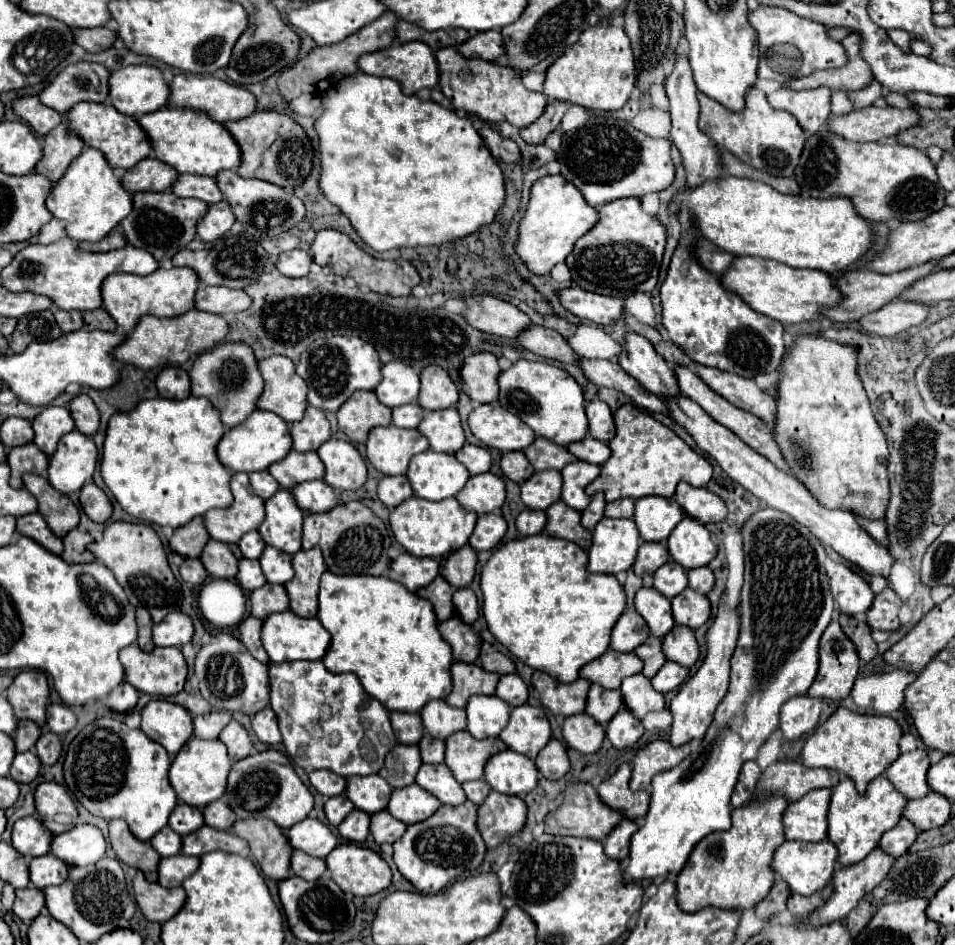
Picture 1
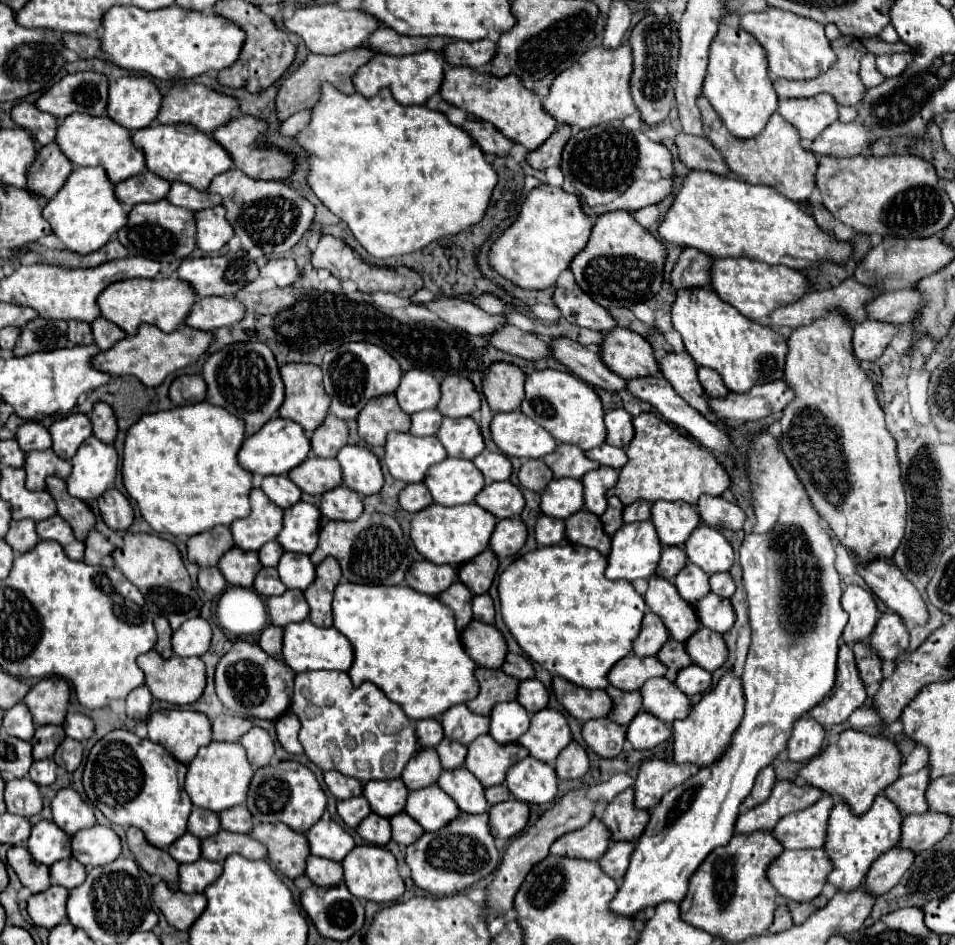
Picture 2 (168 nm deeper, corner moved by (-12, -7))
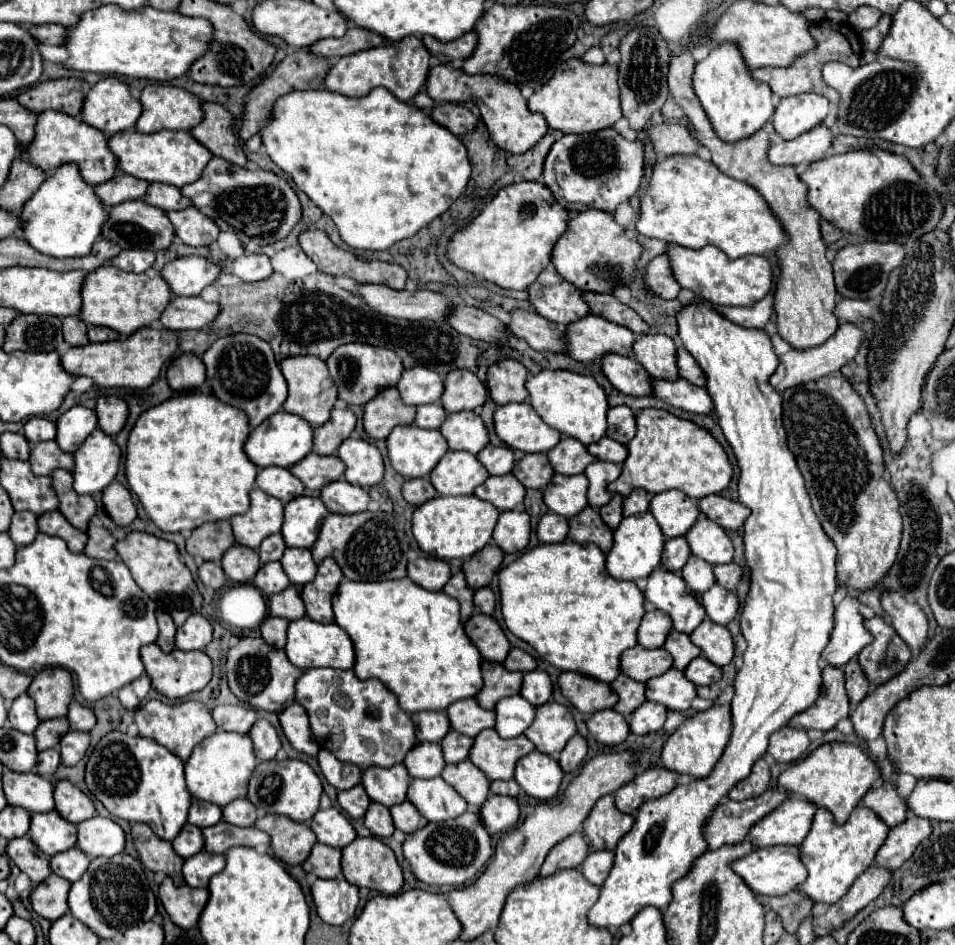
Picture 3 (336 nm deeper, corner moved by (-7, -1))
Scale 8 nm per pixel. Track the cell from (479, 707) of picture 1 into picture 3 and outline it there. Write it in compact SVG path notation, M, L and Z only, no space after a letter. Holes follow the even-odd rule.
M521 695L515 697L505 697L497 703L495 707L497 713L497 733L503 739L513 739L519 737L535 719L535 705L531 705L527 699Z

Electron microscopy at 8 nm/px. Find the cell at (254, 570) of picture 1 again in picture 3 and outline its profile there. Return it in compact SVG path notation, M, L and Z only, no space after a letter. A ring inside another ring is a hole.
M265 563L257 571L253 585L257 589L261 589L261 593L265 593L265 595L275 595L275 593L281 593L283 589L287 589L291 585L291 581L285 575L281 563Z

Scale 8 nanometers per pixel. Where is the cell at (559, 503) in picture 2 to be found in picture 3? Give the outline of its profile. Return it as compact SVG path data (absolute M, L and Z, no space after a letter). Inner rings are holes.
M555 475L551 483L543 491L545 505L567 519L573 515L579 515L589 503L587 503L587 477L585 475Z

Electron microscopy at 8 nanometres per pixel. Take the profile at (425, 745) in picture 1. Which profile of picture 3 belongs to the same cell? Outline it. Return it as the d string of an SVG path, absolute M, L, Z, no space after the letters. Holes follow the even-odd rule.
M449 731L447 737L441 741L441 745L443 745L443 755L447 763L461 763L469 757L473 737L467 737L459 731Z

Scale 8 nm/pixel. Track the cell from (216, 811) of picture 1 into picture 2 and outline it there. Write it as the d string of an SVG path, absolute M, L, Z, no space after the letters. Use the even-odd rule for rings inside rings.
M236 805L220 813L222 829L232 833L250 833L252 829L252 815L248 813L246 805Z

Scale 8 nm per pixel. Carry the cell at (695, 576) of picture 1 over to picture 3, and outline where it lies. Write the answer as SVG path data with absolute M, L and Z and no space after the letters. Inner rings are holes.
M737 563L715 565L713 571L715 571L717 583L719 583L721 587L729 587L731 591L737 589L737 585L739 585L739 581L741 581L741 575L743 575L743 571L741 571L741 567L739 567Z

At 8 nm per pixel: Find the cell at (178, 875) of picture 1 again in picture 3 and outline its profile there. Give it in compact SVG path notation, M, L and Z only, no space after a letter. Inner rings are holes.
M201 851L185 859L183 875L189 887L207 887L209 879L225 869L225 855L213 855Z

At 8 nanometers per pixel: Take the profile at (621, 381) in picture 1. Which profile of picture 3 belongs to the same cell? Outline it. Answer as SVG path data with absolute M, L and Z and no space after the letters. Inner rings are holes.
M513 309L507 329L511 331L511 335L527 341L529 347L537 351L563 351L563 343L559 343L559 335L563 335L563 331L555 323L543 319L541 315L535 315L533 311Z

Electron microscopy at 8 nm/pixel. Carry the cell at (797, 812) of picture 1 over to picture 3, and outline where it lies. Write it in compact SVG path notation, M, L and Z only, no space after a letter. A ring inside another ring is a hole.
M791 797L761 821L757 821L749 829L747 841L753 847L799 845L811 827L811 815L815 815L815 811L817 807L811 807L811 803L803 803L799 797Z

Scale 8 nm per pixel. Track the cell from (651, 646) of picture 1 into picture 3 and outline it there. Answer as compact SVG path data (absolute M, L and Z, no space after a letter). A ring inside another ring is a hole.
M671 631L663 647L673 655L673 667L681 669L681 671L691 663L691 659L701 655L701 649L697 645L693 645L691 637L687 633L679 633L679 631Z

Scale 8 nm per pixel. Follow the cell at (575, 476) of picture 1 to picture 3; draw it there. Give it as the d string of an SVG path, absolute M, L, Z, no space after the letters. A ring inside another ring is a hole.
M593 461L587 467L585 475L589 479L589 493L587 493L589 505L601 507L611 499L607 485L621 475L621 465L615 465L615 463L609 463L609 461Z

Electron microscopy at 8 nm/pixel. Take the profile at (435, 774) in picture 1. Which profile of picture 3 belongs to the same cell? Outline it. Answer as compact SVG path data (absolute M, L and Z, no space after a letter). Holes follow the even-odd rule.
M469 759L447 765L441 773L441 777L455 787L455 791L471 805L471 807L481 807L485 799L489 797L489 785L491 781L485 777L481 769L477 769Z

